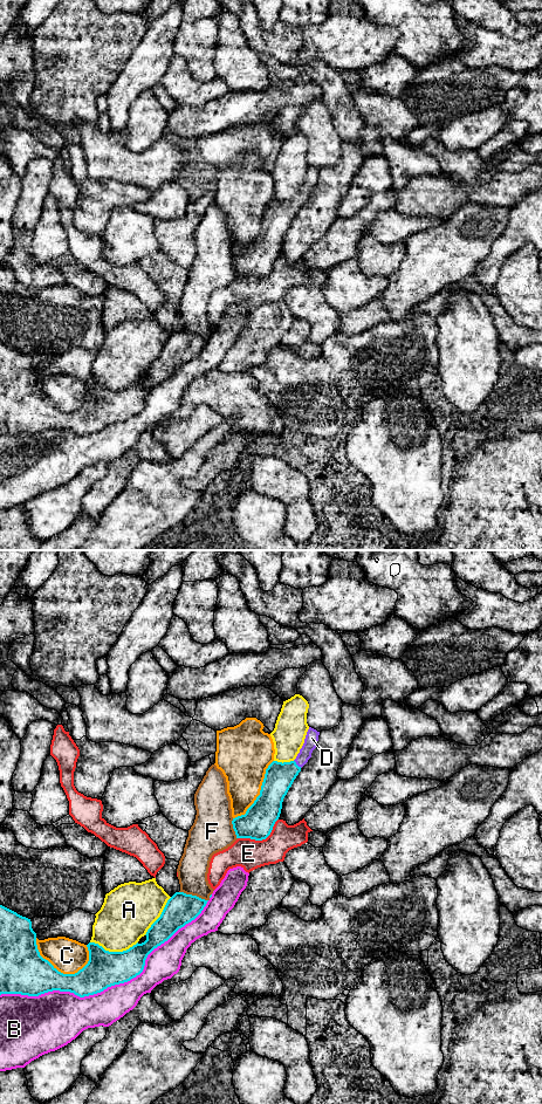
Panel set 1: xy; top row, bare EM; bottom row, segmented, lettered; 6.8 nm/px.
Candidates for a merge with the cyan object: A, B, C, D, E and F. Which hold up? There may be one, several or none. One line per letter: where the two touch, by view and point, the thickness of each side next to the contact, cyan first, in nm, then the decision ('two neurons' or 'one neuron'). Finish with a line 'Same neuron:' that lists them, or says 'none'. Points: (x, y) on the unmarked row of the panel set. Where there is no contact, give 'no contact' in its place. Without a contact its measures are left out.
A: xy (114, 390) | 240/360 nm | two neurons
B: xy (110, 424) | 240/240 nm | two neurons
C: xy (55, 406) | 320/240 nm | two neurons
D: xy (296, 203) | 200/90 nm | one neuron
E: xy (261, 278) | 220/200 nm | two neurons
F: xy (193, 334) | 220/200 nm | two neurons
Same neuron: D

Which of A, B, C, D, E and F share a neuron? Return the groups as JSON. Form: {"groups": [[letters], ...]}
{"groups": [["A"], ["B"], ["C"], ["D"], ["E"], ["F"]]}

